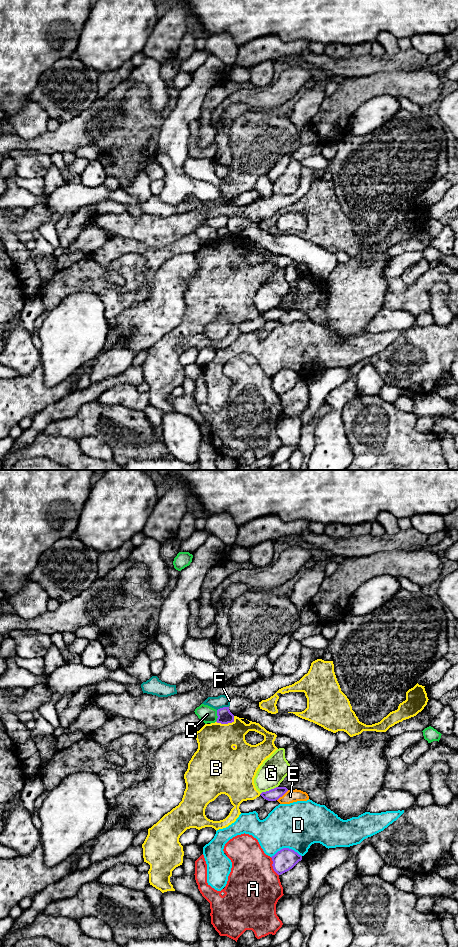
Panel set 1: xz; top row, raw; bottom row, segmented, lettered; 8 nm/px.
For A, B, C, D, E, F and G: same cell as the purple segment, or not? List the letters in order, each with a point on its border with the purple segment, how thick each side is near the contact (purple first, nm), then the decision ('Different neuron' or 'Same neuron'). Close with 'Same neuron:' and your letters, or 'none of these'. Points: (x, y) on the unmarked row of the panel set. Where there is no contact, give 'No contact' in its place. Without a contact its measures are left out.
A: Touches purple at xz (272, 385). Thickness 170 nm (purple) against 440 nm. Different neuron
B: Touches purple at xz (226, 243). Thickness 110 nm (purple) against 300 nm. Different neuron
C: Touches purple at xz (217, 235). Thickness 110 nm (purple) against 140 nm. Different neuron
D: Touches purple at xz (286, 368). Thickness 170 nm (purple) against 380 nm. Different neuron
E: Touches purple at xz (282, 315). Thickness 100 nm (purple) against 100 nm. Different neuron
F: Touches purple at xz (223, 227). Thickness 110 nm (purple) against 100 nm. Different neuron
G: Touches purple at xz (269, 310). Thickness 100 nm (purple) against 220 nm. Different neuron
Same neuron: none of these

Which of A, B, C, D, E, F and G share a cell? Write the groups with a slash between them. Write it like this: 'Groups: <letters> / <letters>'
Groups: A / B / C / D / E / F / G

